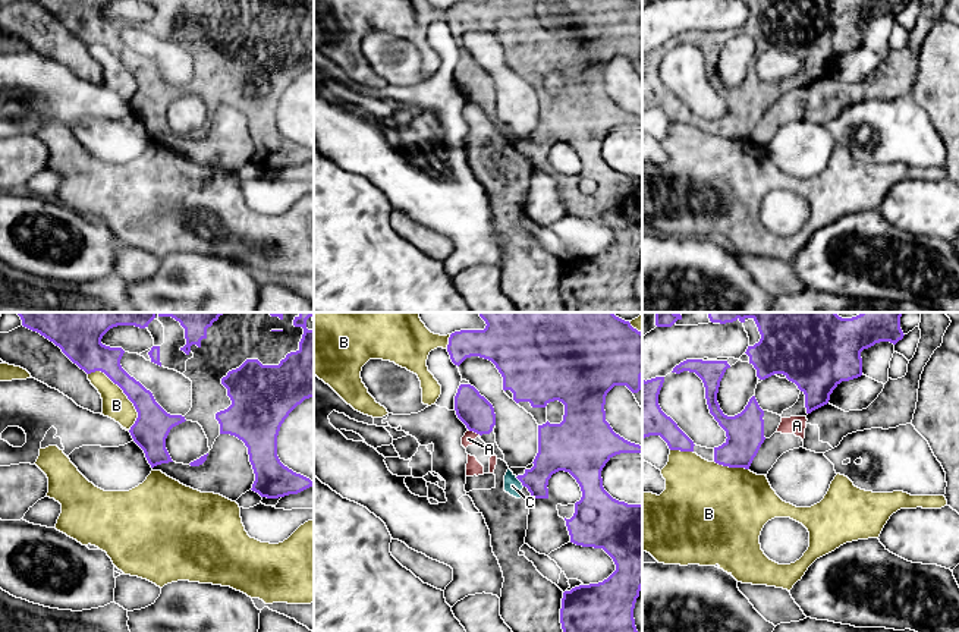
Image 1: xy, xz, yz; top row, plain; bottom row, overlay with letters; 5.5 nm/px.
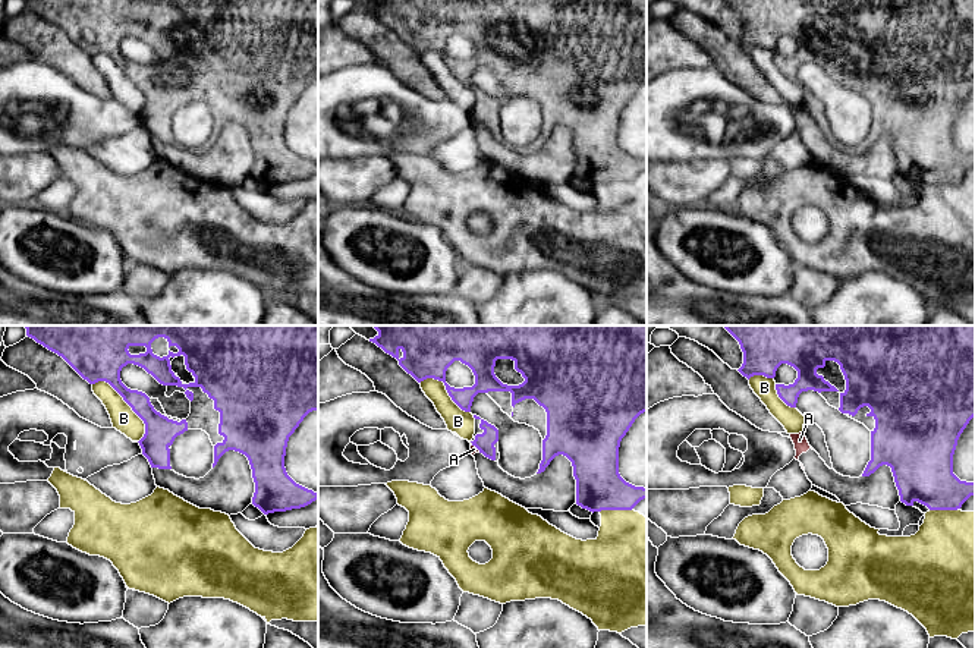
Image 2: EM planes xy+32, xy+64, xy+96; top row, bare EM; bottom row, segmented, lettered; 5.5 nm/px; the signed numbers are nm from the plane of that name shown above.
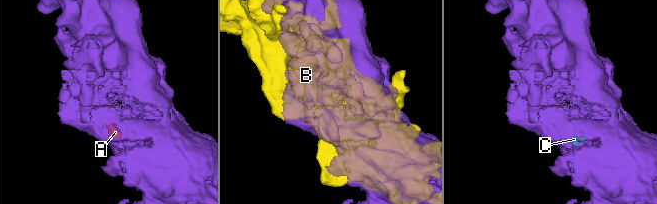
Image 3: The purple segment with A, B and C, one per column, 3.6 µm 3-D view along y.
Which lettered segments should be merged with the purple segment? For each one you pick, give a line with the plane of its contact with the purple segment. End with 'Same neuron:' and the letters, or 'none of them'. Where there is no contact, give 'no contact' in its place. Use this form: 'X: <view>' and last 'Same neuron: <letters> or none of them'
Same neuron: none of them

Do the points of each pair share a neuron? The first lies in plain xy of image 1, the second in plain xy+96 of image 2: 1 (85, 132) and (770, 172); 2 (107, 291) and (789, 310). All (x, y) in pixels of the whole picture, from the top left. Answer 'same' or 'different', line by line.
1: different
2: same

